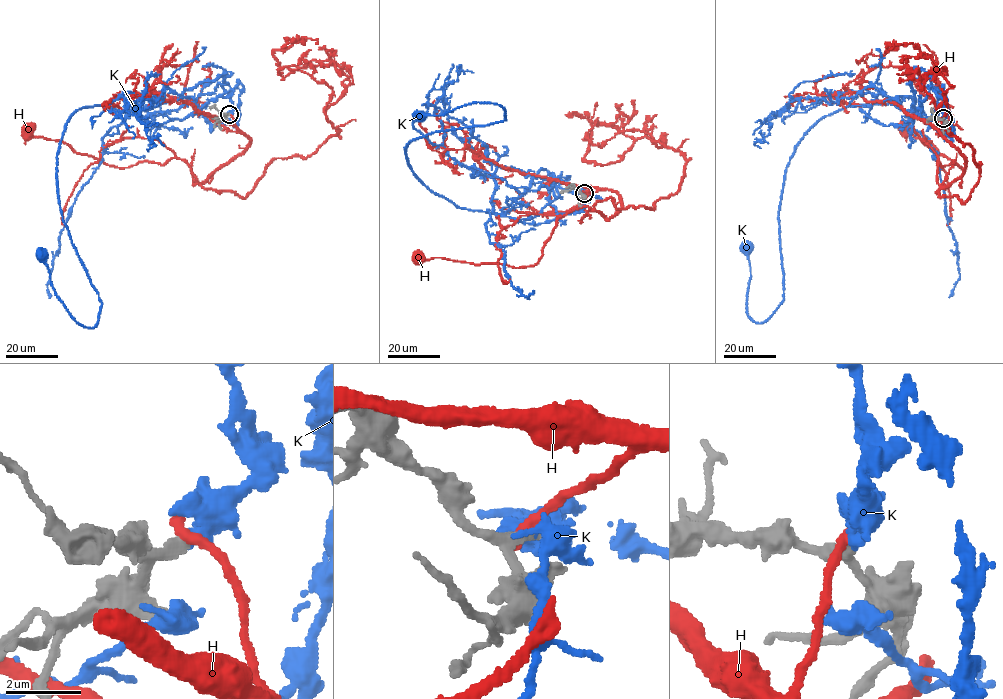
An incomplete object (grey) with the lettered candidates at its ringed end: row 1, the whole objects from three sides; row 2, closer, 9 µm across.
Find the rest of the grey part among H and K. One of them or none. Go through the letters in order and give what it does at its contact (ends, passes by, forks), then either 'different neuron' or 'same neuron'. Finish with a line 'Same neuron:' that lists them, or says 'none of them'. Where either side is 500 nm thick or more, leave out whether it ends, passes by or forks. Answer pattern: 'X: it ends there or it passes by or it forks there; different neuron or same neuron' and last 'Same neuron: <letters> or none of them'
H: it ends there; different neuron
K: it passes by; same neuron
Same neuron: K

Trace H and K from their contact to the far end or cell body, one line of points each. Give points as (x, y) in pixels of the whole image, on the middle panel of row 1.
H: (583, 194), (592, 187), (611, 189), (622, 204), (609, 217), (586, 206), (560, 216), (533, 265), (417, 256)
K: (583, 194), (541, 168), (500, 214), (456, 206), (420, 182), (407, 144), (505, 112), (475, 102), (419, 115)

